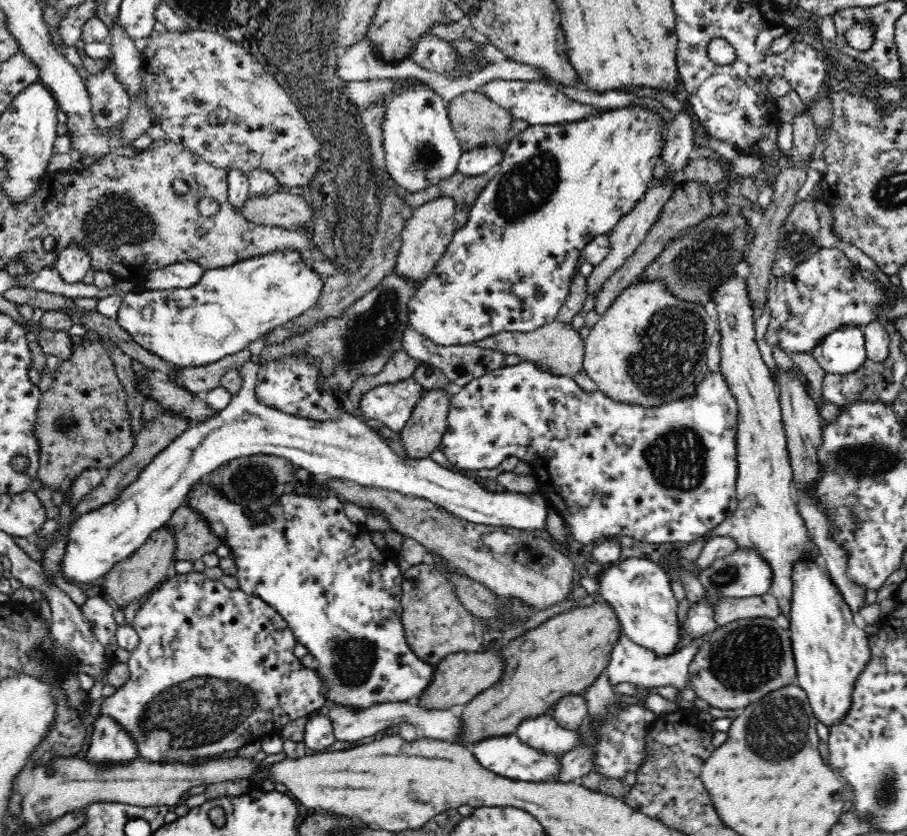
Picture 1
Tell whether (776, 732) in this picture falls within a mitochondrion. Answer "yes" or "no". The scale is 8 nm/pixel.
yes

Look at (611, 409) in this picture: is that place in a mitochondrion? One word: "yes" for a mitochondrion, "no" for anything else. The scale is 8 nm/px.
no

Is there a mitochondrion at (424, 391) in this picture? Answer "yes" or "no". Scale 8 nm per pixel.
no

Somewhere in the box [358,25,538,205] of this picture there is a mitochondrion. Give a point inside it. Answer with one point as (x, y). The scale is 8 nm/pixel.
(425, 154)

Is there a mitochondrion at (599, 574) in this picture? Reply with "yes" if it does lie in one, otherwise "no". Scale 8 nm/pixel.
no

